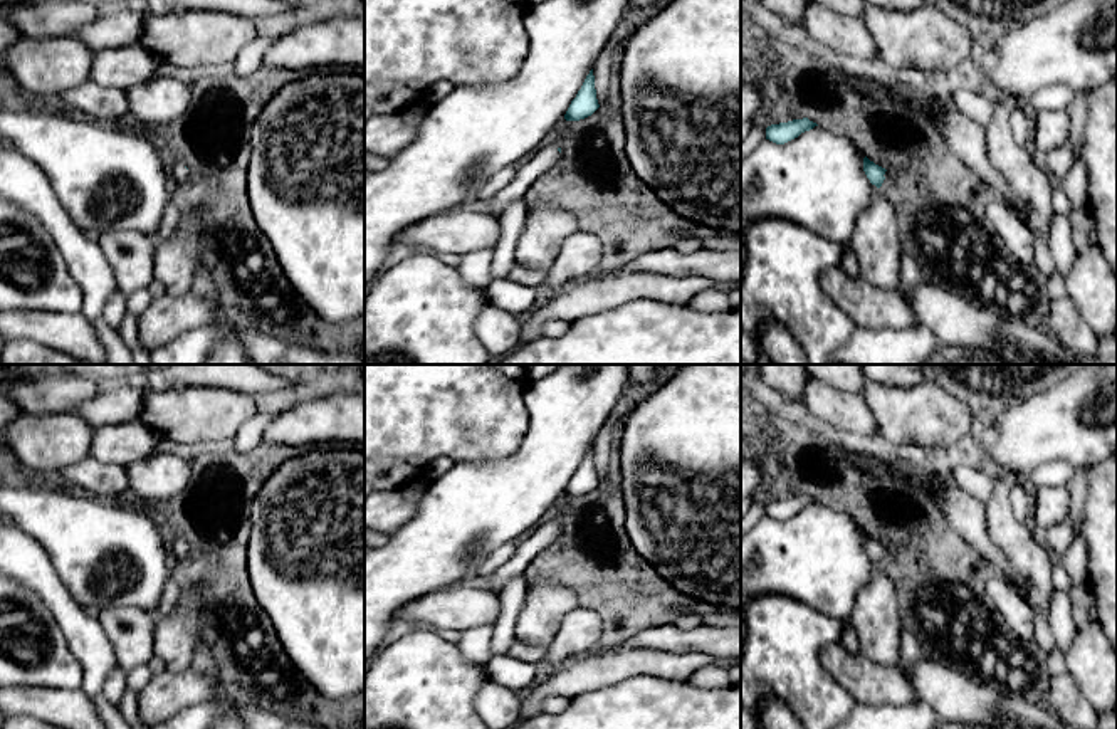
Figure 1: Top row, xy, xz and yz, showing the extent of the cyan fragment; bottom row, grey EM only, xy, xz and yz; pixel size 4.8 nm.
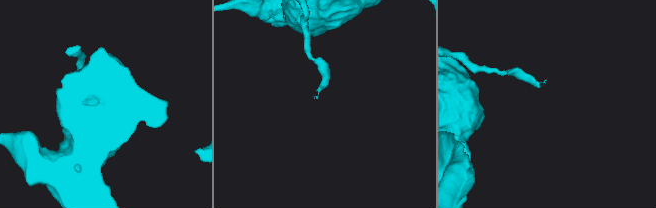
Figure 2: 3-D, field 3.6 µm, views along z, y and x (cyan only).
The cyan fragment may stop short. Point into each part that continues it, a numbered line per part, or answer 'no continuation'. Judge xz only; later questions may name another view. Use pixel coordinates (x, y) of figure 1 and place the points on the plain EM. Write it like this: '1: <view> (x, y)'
1: xz (541, 538)

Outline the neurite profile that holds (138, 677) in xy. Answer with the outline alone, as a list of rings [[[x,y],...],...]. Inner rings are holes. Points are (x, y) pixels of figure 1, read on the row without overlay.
[[[143,663],[143,665],[139,665],[136,669],[131,669],[128,672],[126,685],[134,694],[139,694],[148,685],[148,682],[151,680],[151,677],[153,677],[153,674],[151,674],[148,663]]]

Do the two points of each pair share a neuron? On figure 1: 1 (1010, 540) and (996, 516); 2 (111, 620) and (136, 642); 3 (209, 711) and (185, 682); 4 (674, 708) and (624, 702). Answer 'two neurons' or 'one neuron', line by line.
1: one neuron
2: one neuron
3: two neurons
4: one neuron

